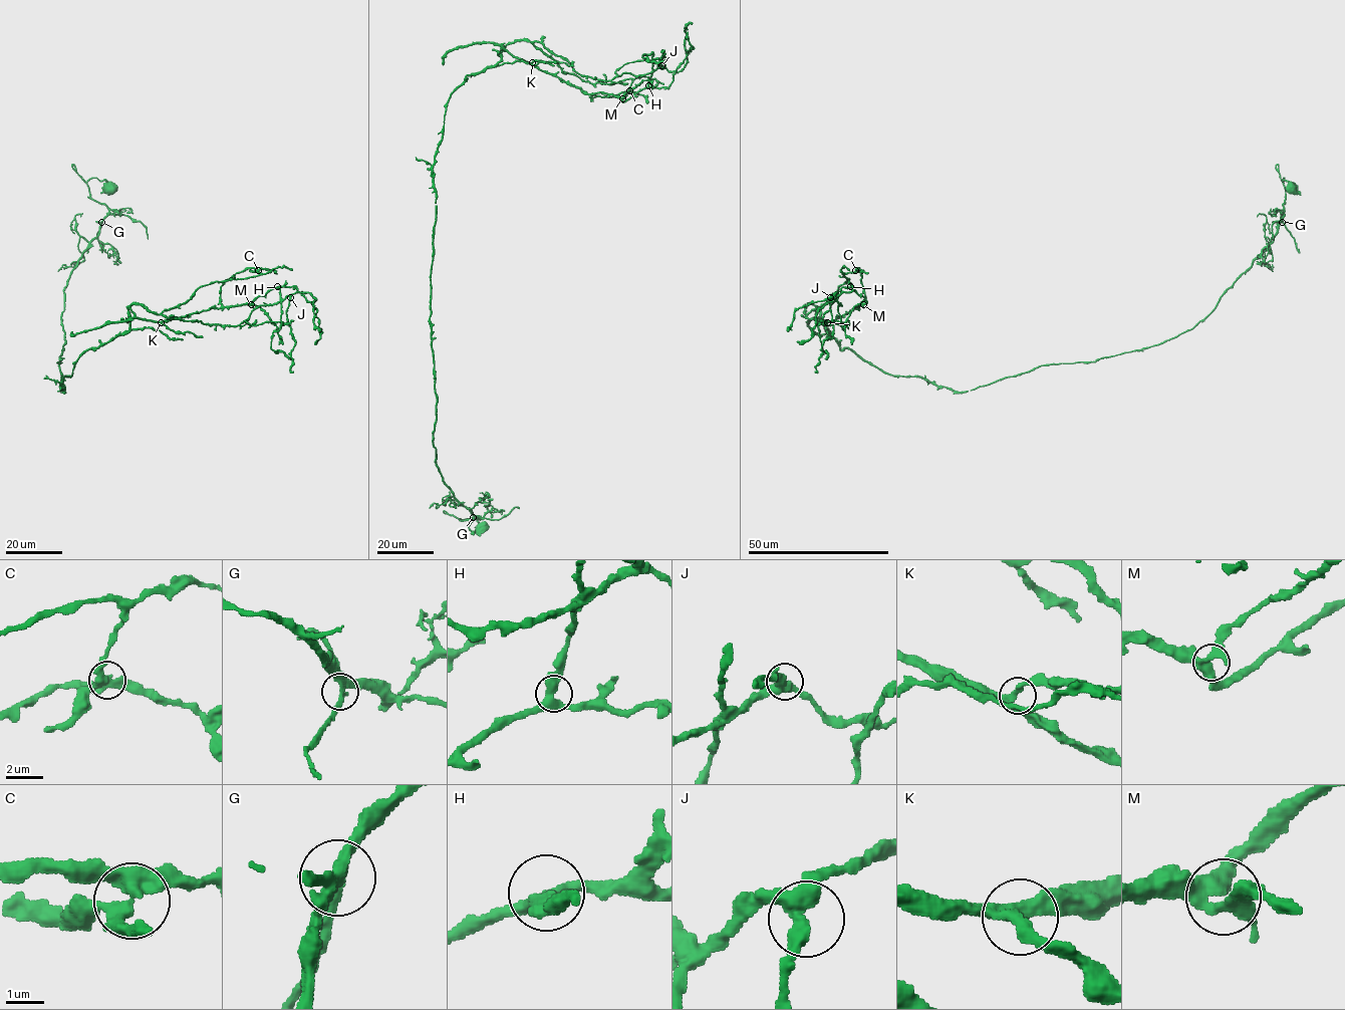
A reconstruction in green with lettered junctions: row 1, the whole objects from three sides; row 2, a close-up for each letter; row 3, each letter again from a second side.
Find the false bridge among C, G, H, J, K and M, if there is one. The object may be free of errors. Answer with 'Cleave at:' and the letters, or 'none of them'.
Cleave at: C

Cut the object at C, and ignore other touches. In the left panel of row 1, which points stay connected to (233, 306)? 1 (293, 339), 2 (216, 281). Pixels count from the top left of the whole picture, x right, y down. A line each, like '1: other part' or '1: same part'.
1: other part
2: other part

